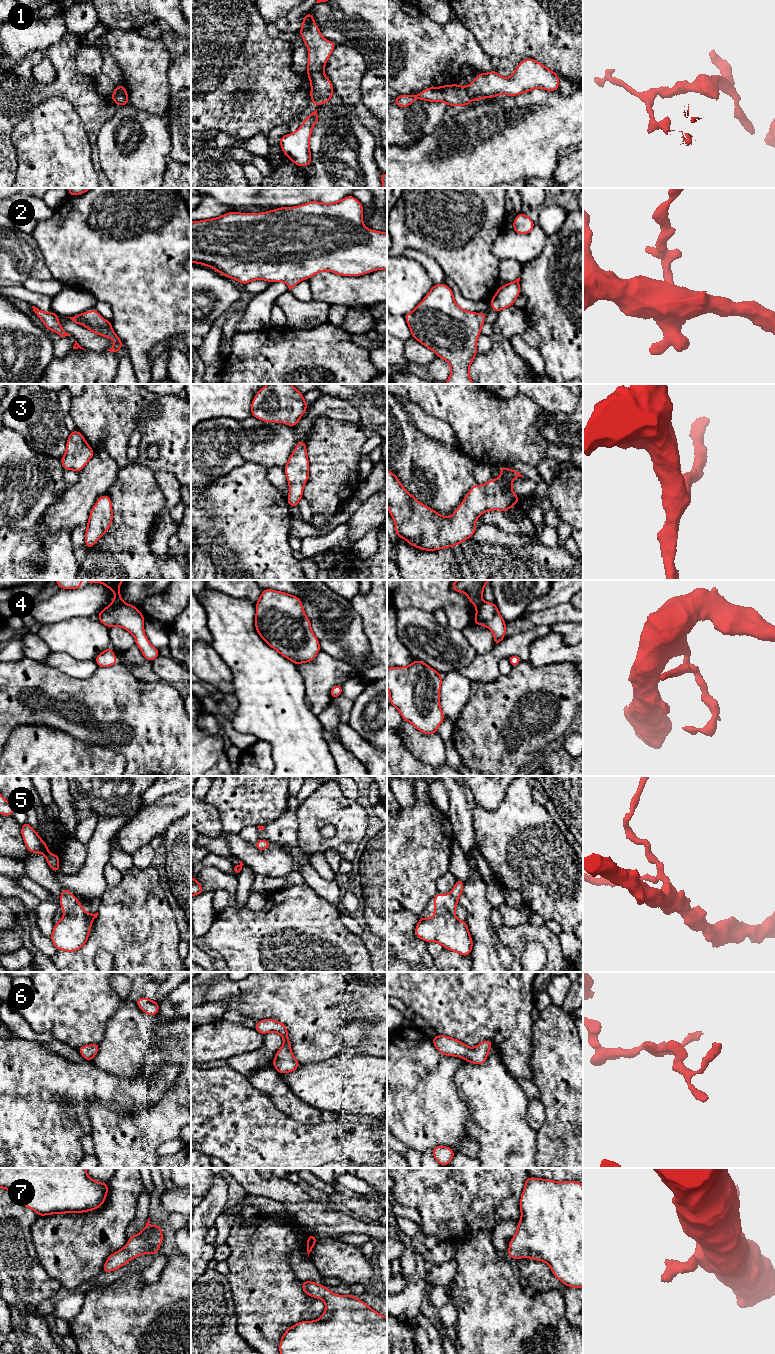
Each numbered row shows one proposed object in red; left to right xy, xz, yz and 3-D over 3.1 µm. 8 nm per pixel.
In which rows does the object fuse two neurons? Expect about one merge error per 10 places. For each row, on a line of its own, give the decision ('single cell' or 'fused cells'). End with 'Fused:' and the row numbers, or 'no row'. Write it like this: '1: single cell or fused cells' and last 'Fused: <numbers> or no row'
1: single cell
2: single cell
3: single cell
4: single cell
5: single cell
6: single cell
7: single cell
Fused: no row

